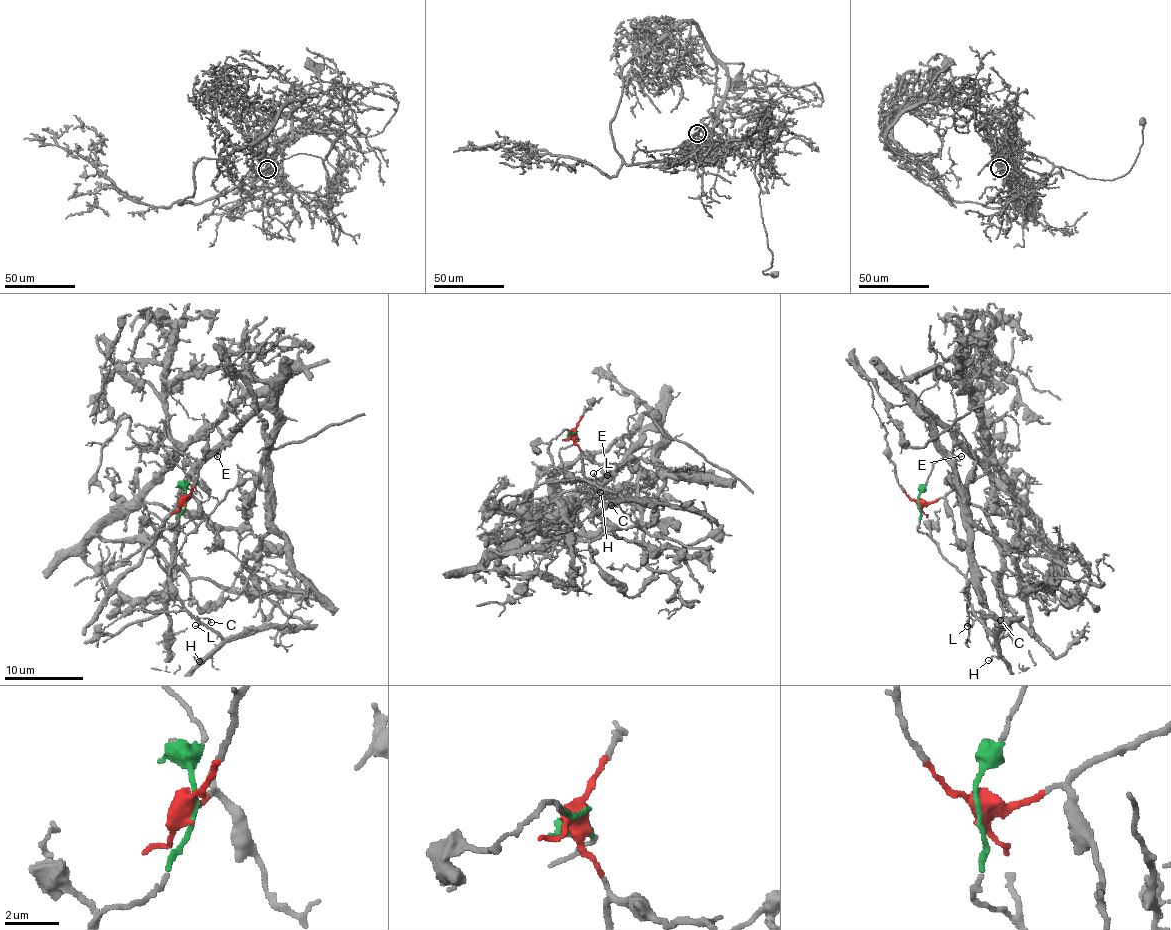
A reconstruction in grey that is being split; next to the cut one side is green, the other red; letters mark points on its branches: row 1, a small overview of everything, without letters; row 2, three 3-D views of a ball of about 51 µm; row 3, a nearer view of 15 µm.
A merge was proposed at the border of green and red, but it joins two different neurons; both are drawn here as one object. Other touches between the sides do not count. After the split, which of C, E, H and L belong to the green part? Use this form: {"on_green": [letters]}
{"on_green": ["C", "H", "L"]}

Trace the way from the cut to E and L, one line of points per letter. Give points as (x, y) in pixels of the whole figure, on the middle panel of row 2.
E: (576, 431), (576, 445), (582, 453), (584, 496), (613, 468), (609, 466), (605, 469), (607, 475)
L: (576, 431), (563, 430), (552, 440), (549, 456), (566, 475), (594, 483), (594, 473)

